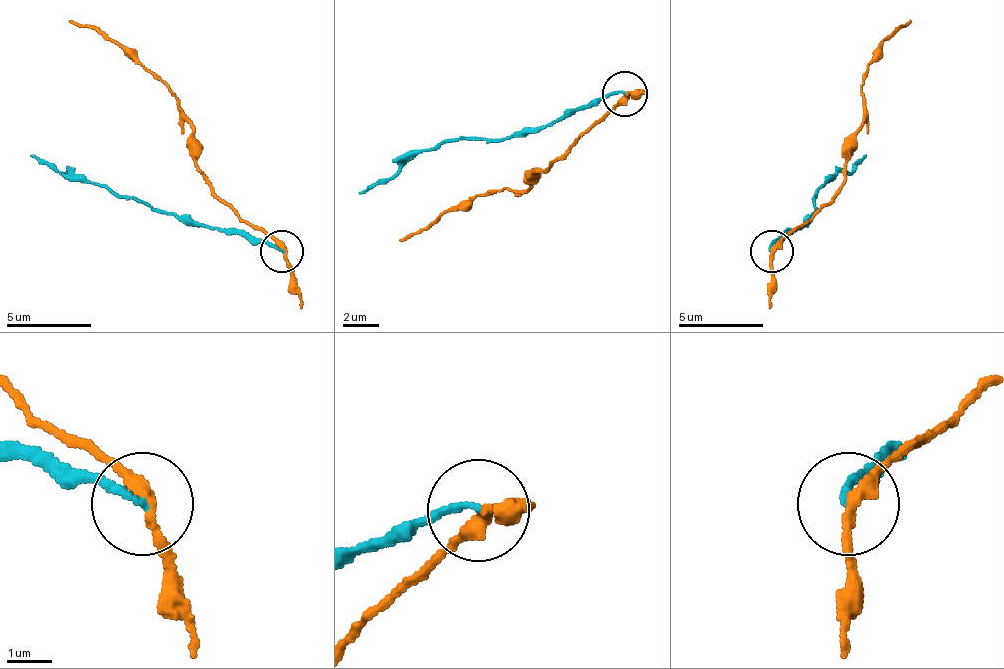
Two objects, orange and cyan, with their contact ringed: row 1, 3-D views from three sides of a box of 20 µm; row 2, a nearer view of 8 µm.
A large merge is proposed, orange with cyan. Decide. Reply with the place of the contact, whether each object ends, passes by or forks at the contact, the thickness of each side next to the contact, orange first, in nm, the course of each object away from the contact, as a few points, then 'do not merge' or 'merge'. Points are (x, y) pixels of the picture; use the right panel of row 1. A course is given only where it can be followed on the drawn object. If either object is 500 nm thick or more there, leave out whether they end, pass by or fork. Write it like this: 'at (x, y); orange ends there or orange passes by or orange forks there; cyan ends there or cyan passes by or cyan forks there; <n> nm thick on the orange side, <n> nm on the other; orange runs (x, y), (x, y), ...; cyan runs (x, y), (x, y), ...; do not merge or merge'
at (771, 251); orange passes by; cyan ends there; 260 nm thick on the orange side, 140 nm on the other; orange runs (770, 250), (839, 190), (847, 160), (847, 139), (864, 113), (860, 88), (873, 54), (911, 19); cyan runs (770, 250), (813, 216), (813, 199), (864, 156); do not merge

